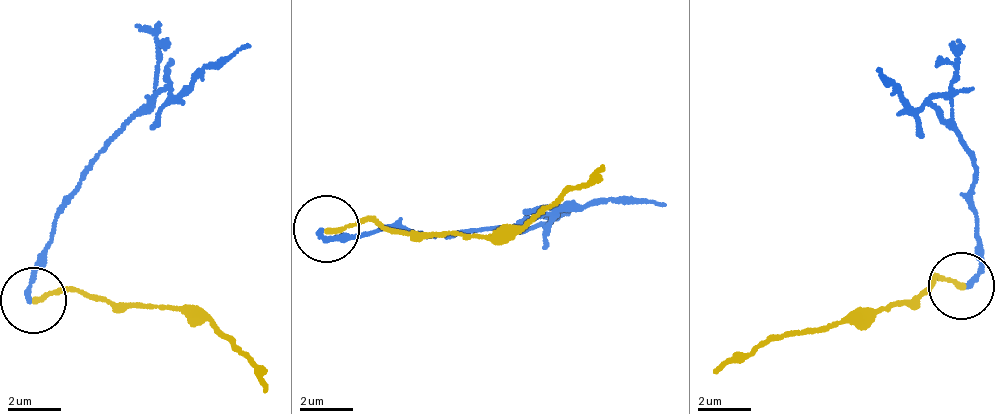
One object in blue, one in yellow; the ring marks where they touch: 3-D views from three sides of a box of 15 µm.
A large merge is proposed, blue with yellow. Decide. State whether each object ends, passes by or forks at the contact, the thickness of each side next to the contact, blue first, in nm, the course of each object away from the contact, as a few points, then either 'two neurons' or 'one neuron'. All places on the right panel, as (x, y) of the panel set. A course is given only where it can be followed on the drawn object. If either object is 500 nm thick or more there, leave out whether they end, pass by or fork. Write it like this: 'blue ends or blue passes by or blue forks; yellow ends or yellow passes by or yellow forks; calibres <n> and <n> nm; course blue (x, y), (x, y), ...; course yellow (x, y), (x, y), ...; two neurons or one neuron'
blue ends; yellow ends; calibres 180 and 170 nm; course blue (965, 283), (977, 246), (976, 163), (929, 106), (914, 110), (875, 69); course yellow (962, 284), (935, 277), (860, 322), (786, 331), (711, 371); two neurons

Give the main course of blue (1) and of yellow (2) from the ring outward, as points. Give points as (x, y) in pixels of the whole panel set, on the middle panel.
1: (322, 229), (436, 236), (561, 209), (668, 203)
2: (328, 230), (379, 224), (512, 240), (603, 164)

